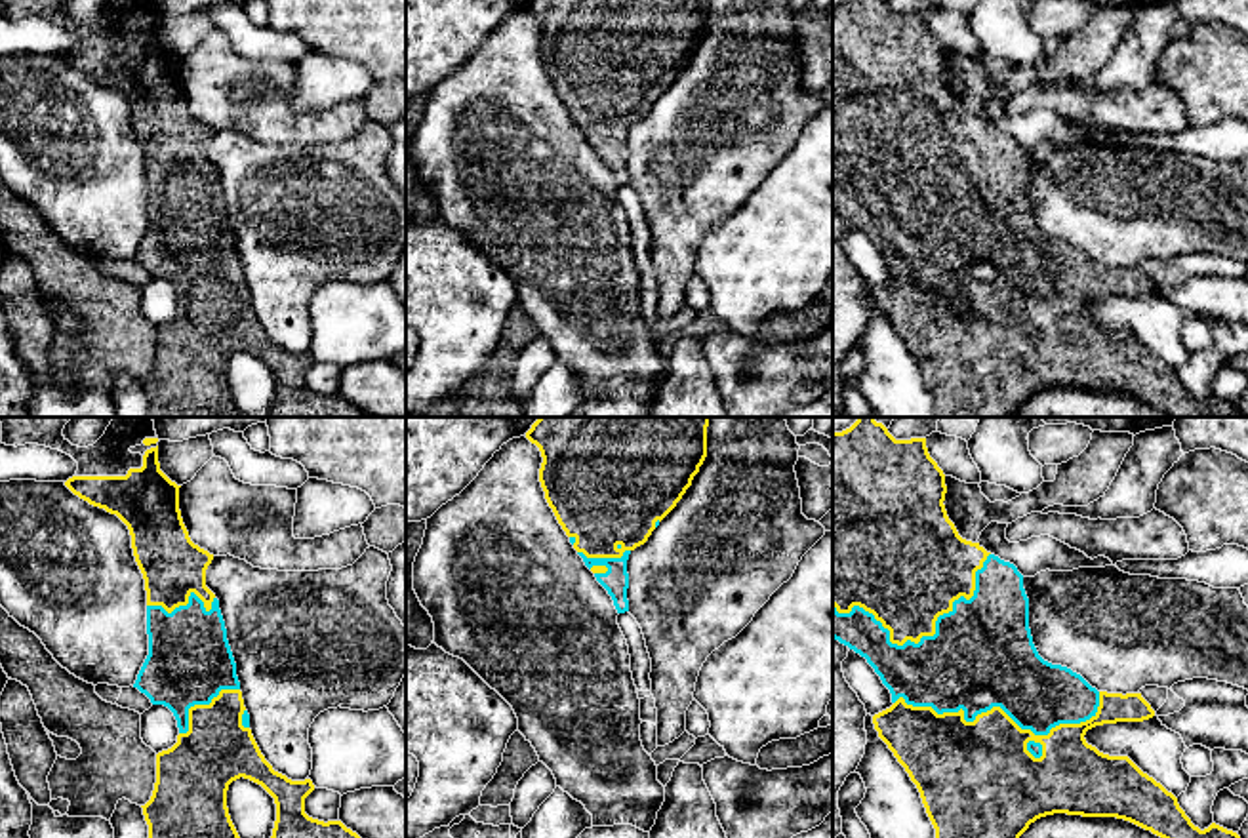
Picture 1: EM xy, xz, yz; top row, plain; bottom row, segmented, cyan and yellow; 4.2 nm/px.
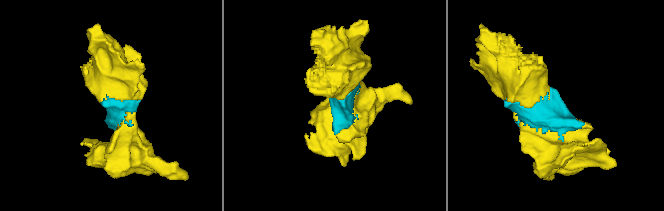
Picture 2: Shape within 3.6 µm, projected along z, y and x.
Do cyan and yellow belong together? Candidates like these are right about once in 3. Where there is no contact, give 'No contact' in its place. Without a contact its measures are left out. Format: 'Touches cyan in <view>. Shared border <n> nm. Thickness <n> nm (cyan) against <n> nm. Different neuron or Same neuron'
Touches cyan in yz. Shared border 850 nm. Thickness 440 nm (cyan) against 380 nm. Same neuron

